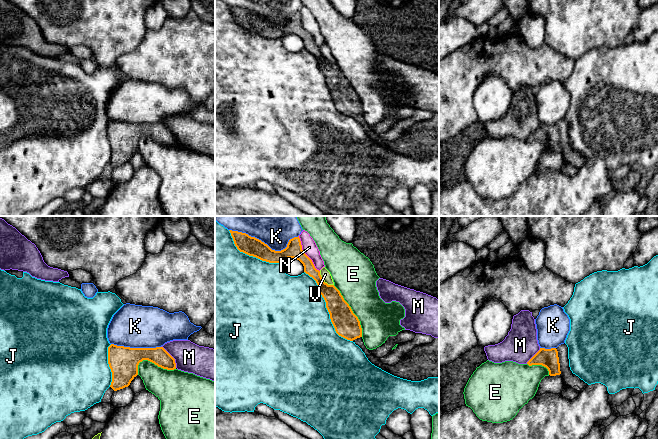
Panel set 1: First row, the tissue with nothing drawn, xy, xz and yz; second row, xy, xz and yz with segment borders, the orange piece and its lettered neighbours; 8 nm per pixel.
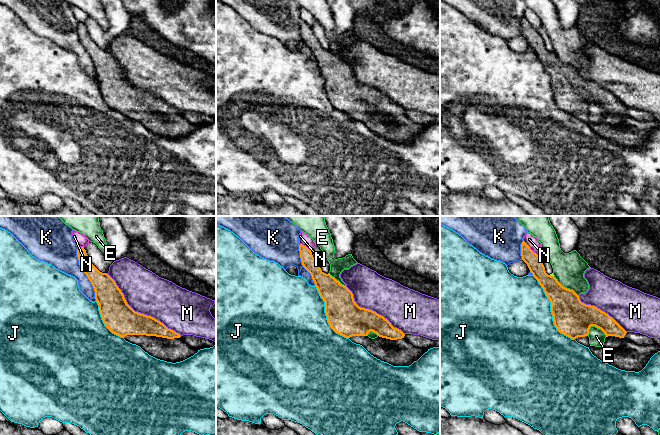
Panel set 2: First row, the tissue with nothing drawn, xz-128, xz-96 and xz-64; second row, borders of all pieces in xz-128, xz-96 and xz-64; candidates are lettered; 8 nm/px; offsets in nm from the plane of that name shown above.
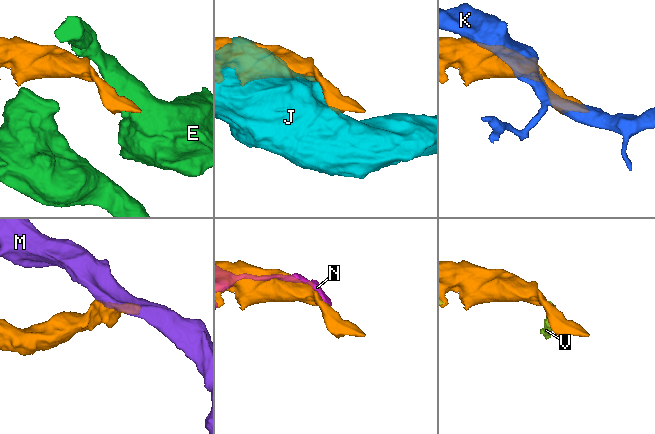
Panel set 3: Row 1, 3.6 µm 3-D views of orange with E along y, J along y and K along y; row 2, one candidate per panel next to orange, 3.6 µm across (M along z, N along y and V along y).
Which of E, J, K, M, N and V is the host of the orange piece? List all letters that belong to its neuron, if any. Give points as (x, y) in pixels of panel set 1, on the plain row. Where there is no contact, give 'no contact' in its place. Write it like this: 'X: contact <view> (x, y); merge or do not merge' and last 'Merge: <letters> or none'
E: contact xz (352, 87); do not merge
J: contact xz (327, 85); do not merge
K: contact xz (264, 19); do not merge
M: contact xy (172, 133); do not merge
N: contact xz (305, 30); do not merge
V: contact xz (323, 57); do not merge
Merge: none

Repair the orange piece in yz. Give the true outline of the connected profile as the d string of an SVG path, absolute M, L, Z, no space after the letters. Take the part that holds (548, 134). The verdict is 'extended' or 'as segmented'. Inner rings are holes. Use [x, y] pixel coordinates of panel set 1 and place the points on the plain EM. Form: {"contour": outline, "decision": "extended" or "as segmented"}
{"contour": "M561 120L557 124L540 126L527 138L529 142L542 141L549 147L550 152L560 151L563 158L571 164L578 162L581 166L588 160L572 149L569 143L568 123Z", "decision": "extended"}

